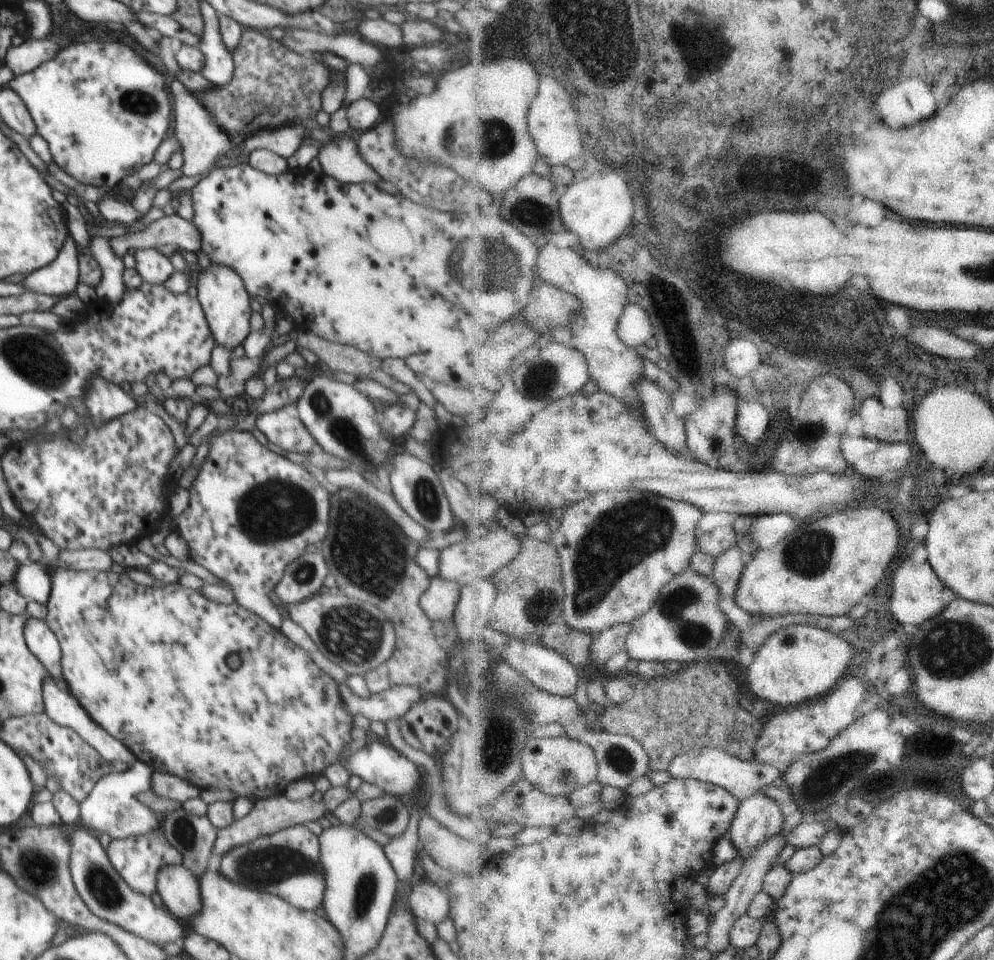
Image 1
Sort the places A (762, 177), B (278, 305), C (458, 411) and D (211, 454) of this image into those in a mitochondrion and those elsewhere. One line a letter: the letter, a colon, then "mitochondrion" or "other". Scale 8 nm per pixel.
A: other
B: other
C: other
D: other

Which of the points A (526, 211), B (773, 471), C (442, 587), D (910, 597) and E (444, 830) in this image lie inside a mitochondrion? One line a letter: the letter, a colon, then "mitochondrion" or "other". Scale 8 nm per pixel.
A: mitochondrion
B: other
C: other
D: other
E: other

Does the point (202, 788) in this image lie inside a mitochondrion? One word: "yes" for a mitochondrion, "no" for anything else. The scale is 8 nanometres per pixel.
no

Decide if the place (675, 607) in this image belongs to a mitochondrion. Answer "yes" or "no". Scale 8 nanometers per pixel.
yes

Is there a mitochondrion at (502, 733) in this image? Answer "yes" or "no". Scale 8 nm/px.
yes

